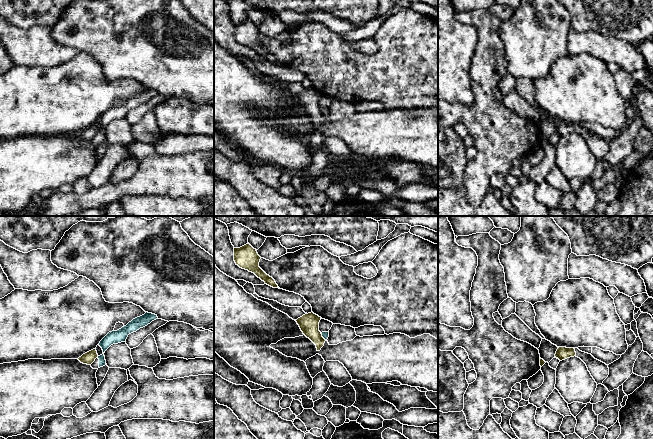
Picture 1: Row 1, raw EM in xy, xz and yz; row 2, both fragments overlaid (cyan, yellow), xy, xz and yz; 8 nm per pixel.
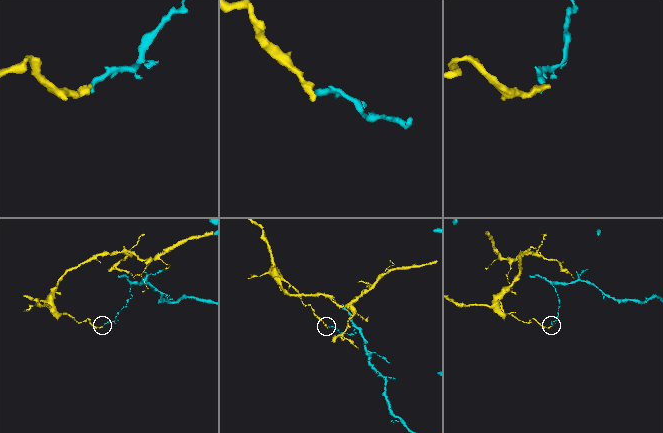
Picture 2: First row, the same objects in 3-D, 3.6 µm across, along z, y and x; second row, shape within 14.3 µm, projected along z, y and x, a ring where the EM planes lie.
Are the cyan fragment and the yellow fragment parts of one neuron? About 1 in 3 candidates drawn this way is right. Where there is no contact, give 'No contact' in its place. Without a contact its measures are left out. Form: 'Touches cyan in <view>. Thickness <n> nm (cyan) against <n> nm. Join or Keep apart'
Touches cyan in xz. Thickness 60 nm (cyan) against 160 nm. Keep apart

